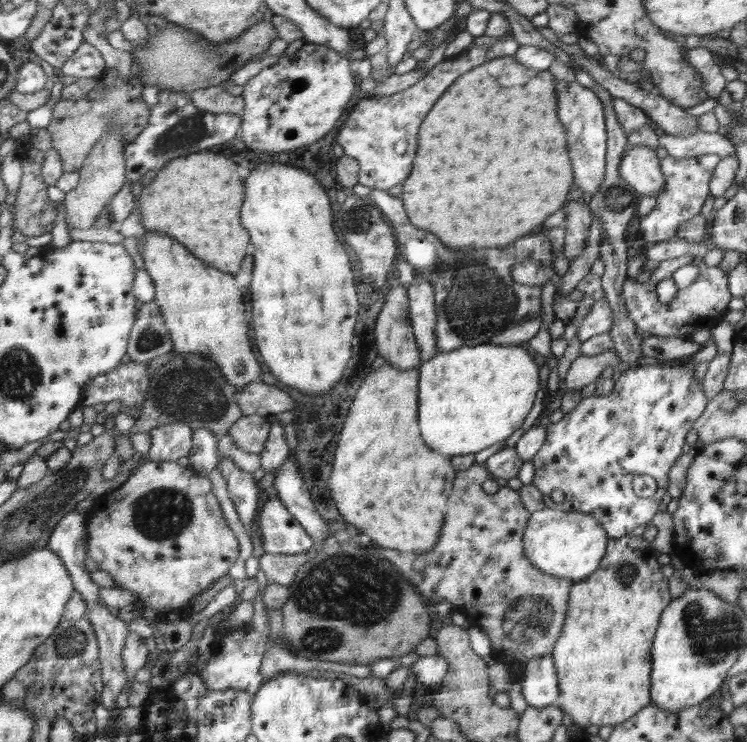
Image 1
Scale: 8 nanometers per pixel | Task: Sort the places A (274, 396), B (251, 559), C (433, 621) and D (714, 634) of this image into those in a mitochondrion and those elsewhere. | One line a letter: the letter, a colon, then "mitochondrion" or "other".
A: other
B: other
C: other
D: mitochondrion

